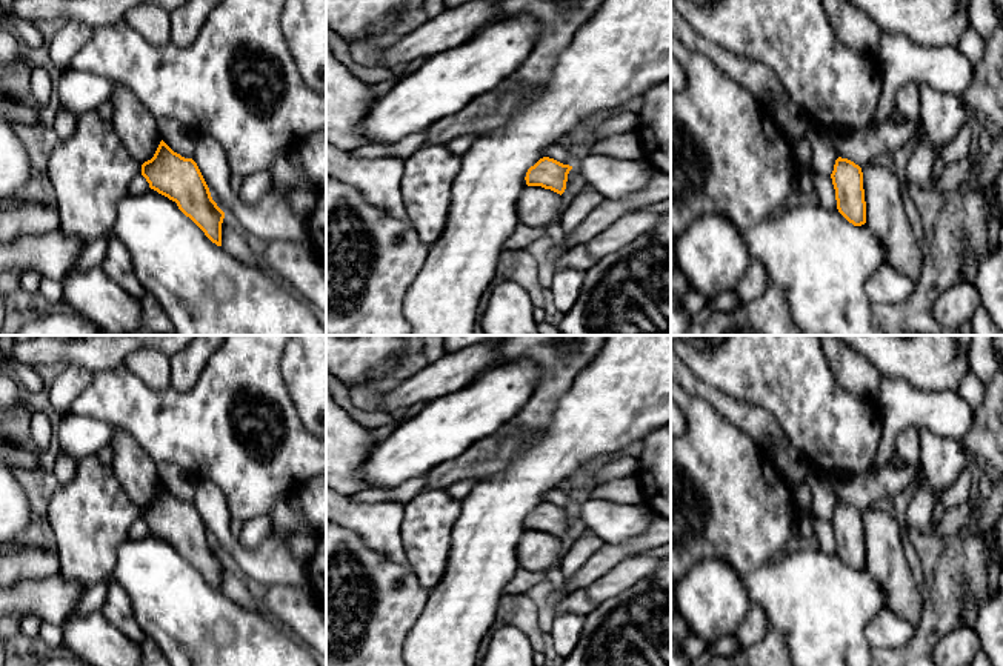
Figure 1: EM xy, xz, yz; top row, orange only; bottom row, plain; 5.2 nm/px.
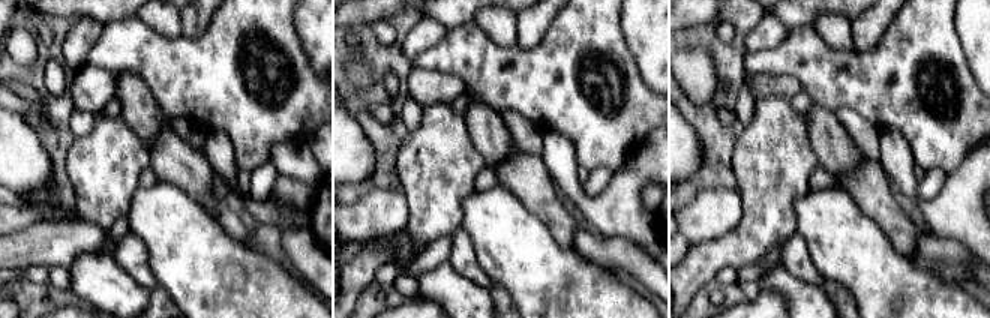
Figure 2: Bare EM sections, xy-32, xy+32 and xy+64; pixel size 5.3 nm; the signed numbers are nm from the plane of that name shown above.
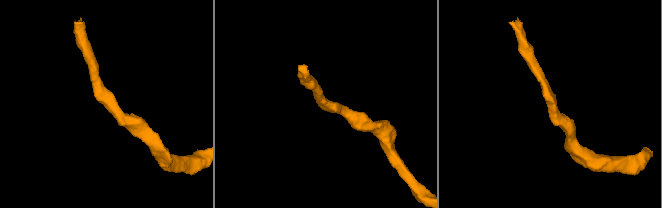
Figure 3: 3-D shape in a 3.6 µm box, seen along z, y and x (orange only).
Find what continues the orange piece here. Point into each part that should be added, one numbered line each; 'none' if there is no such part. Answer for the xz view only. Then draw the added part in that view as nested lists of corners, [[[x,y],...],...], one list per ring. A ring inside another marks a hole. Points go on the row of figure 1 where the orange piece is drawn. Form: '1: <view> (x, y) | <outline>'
1: xz (536, 206) | [[[526,186],[517,200],[520,223],[546,229],[560,221],[563,214],[561,195],[541,186]]]

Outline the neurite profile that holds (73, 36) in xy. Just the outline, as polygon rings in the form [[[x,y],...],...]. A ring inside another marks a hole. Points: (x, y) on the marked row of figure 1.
[[[68,20],[48,45],[48,54],[57,69],[69,69],[72,57],[91,40],[94,28],[83,22]]]

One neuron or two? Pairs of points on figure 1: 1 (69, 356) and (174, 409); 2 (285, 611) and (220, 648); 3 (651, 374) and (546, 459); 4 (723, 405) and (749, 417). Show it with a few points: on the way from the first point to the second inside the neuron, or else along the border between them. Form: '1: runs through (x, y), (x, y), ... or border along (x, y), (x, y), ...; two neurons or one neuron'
1: border along (123, 363), (94, 374); two neurons
2: border along (237, 605), (256, 609), (273, 620); two neurons
3: runs through (625, 392), (573, 439); one neuron
4: runs through (729, 409), (743, 416); one neuron

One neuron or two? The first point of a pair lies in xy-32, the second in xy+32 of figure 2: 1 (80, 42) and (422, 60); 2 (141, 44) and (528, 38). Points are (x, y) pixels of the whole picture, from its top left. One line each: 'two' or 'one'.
1: two
2: two

